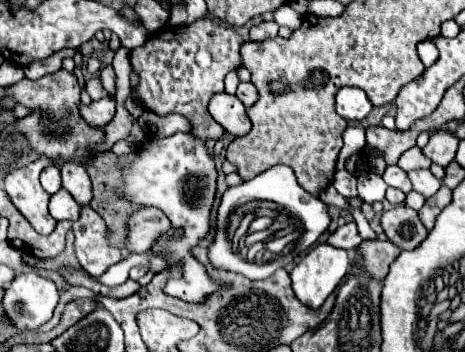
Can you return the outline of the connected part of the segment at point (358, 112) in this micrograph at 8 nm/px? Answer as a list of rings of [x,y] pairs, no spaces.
[[[340,88],[336,94],[336,112],[348,120],[358,122],[366,118],[372,110],[372,102],[368,100],[366,92],[360,88]]]

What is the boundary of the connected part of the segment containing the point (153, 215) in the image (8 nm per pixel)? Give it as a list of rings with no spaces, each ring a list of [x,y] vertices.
[[[140,208],[132,214],[128,224],[128,248],[132,252],[148,250],[158,238],[162,238],[170,230],[170,220],[160,208]]]

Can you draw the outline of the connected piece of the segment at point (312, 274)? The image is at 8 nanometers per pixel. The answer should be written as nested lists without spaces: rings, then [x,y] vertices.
[[[318,244],[312,248],[290,272],[298,300],[310,308],[320,308],[334,292],[340,278],[348,272],[348,266],[348,252],[330,244]]]

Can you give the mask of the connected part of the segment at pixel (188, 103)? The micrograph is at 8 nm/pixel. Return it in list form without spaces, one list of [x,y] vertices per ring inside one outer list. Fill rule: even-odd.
[[[196,20],[190,26],[164,26],[150,34],[146,44],[130,52],[132,70],[138,74],[136,98],[156,114],[178,112],[192,124],[192,136],[202,142],[220,140],[224,128],[208,114],[208,102],[216,92],[224,92],[224,76],[240,66],[242,38],[230,26]]]

